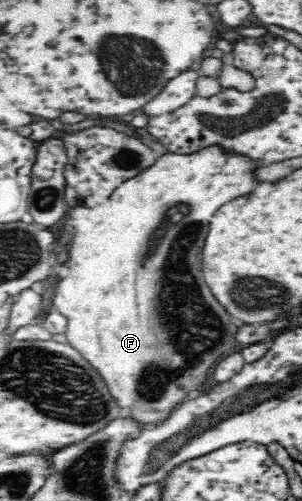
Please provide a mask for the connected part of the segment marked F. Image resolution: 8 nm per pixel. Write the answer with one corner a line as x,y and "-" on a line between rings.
209,146
208,149
197,152
197,154
165,153
156,160
153,166
149,166
135,178
123,182
101,204
95,205
93,208
87,208
80,204
68,208
68,223
73,226
73,240
69,246
69,257
66,265
69,273
67,277
58,282
55,296
52,298
52,306
55,306
68,322
65,333
68,343
75,350
79,350
81,356
99,372
99,376
107,384
107,390
113,396
115,404
119,408
127,410
125,417
142,428
159,426
165,420
169,420
173,410
177,410
189,398
201,393
201,388
207,382
207,376
213,372
213,368
217,366
219,361
231,353
238,352
243,347
236,337
239,333
240,323
233,322
233,318
219,304
219,300
211,294
211,290
205,282
205,274
201,272
201,250
203,250
203,242
207,236
207,226
209,226
207,220
223,204
227,204
235,198
241,198
255,188
255,182
251,178
251,170
255,164
259,164
259,162
254,162
247,157
231,157
217,146

